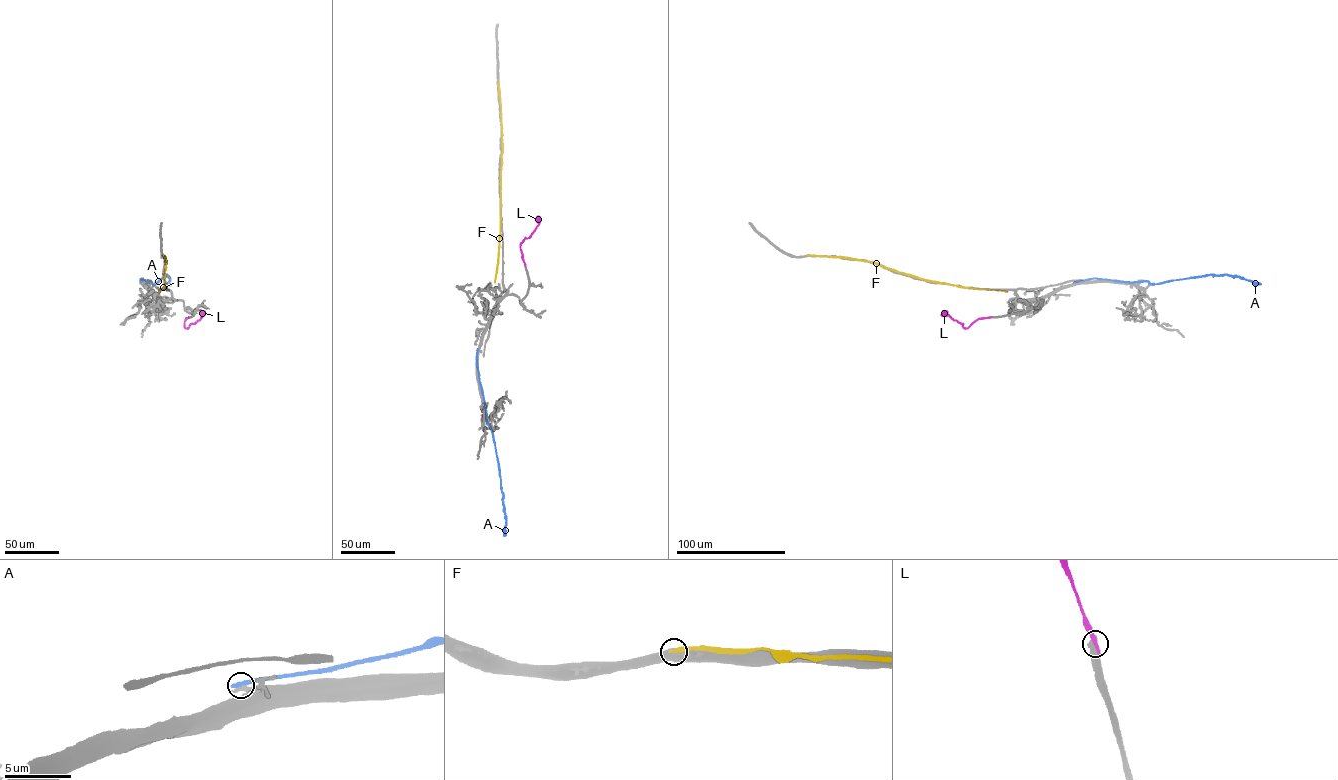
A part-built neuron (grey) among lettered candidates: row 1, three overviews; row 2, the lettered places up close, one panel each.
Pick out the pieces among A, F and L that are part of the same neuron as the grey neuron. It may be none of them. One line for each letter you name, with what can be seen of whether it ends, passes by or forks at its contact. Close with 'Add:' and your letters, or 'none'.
Add: none

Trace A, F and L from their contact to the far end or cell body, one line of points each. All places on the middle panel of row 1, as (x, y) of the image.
A: (477, 349), (479, 382), (503, 494), (506, 519), (504, 536)
F: (498, 82), (502, 153), (494, 282)
L: (525, 265), (520, 244), (539, 224), (537, 216)

